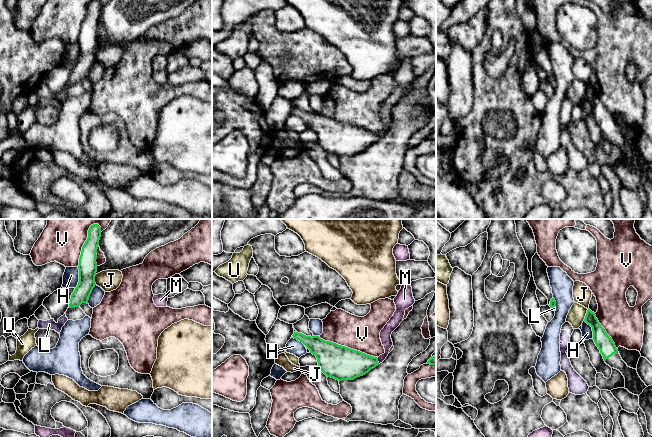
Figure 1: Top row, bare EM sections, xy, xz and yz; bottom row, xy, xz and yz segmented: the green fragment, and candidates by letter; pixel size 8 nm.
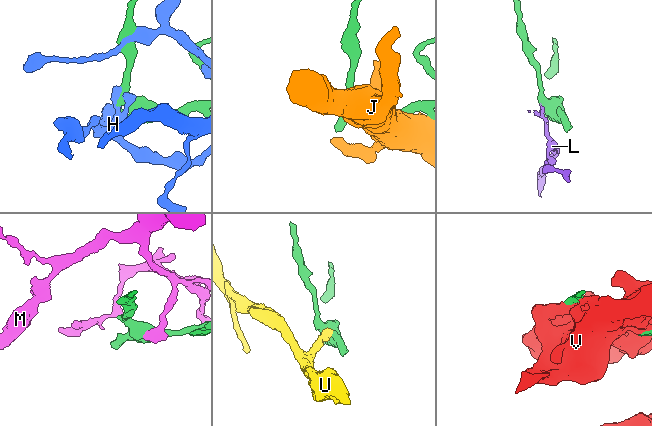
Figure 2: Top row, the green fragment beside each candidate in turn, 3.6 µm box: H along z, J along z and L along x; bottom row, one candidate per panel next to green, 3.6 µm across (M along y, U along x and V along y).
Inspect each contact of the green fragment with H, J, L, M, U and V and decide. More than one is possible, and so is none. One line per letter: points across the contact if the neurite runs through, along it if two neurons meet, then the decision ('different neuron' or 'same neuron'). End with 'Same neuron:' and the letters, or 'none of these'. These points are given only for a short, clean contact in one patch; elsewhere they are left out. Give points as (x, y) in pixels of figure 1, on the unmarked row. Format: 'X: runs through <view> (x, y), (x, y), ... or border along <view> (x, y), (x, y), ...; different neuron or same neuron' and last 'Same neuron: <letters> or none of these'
H: different neuron
J: different neuron
L: border along xz (292, 111), (293, 113); different neuron
M: border along xz (376, 133), (379, 139); different neuron
U: border along yz (588, 85), (583, 96); different neuron
V: different neuron
Same neuron: none of these

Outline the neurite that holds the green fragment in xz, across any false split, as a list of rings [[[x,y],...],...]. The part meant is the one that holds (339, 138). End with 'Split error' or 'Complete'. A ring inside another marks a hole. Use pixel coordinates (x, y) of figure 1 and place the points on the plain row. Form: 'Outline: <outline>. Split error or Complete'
Outline: [[[294,108],[294,115],[302,118],[310,129],[316,132],[318,144],[327,152],[338,156],[354,156],[357,153],[363,152],[371,145],[379,141],[378,134],[367,131],[357,126],[350,125],[336,119],[325,117],[319,112],[306,112],[302,109]]]. Complete

